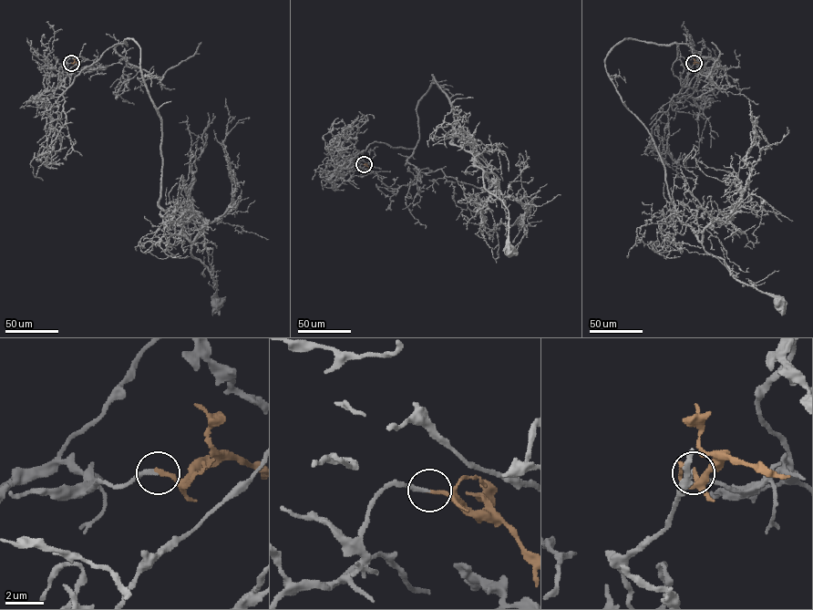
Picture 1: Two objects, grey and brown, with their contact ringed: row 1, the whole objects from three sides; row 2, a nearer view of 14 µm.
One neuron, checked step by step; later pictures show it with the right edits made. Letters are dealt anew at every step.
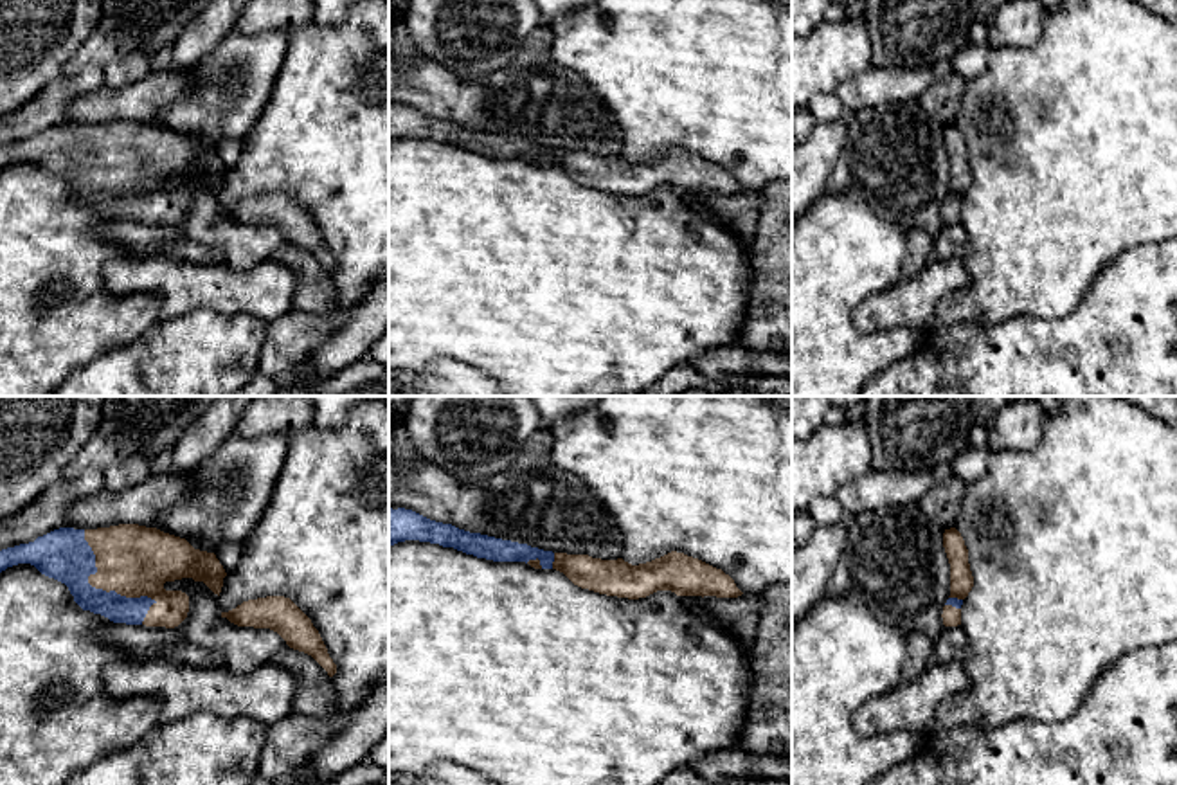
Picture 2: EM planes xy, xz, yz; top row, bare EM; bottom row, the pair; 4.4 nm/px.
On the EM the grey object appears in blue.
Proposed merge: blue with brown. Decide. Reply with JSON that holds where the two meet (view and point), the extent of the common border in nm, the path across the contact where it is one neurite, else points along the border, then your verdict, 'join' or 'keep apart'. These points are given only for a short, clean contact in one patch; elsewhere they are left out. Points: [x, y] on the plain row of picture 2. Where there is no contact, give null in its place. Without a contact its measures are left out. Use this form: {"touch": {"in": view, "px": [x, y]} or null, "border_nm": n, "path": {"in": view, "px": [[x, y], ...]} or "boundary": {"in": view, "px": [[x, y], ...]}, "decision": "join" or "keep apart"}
{"touch": {"in": "xy", "px": [105, 188]}, "border_nm": 500, "path": {"in": "xy", "px": [[63, 150], [92, 182], [105, 188], [134, 157]]}, "decision": "join"}

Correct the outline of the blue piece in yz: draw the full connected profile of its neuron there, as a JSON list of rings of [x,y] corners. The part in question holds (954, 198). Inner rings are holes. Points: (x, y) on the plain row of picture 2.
[[[956,124],[945,126],[943,144],[950,160],[950,193],[943,203],[943,221],[961,221],[963,196],[974,184],[974,173],[968,160],[968,146],[961,130]]]

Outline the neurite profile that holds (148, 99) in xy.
[[[158,70],[122,88],[101,86],[76,97],[65,113],[63,124],[97,126],[119,121],[155,124],[187,94],[196,76],[178,70]]]

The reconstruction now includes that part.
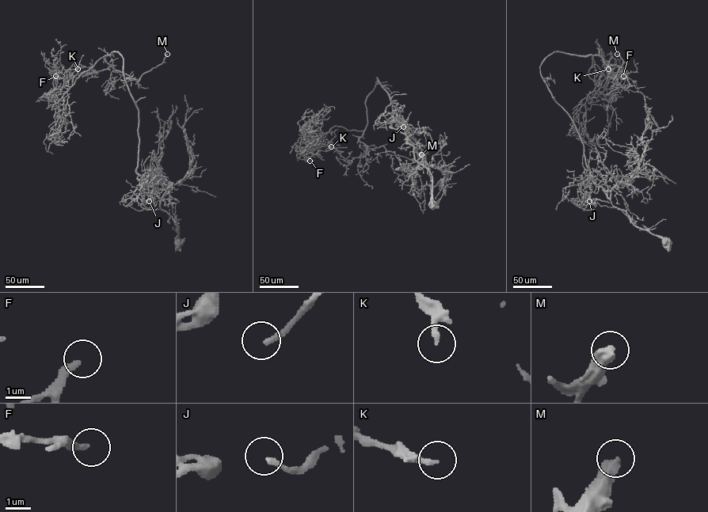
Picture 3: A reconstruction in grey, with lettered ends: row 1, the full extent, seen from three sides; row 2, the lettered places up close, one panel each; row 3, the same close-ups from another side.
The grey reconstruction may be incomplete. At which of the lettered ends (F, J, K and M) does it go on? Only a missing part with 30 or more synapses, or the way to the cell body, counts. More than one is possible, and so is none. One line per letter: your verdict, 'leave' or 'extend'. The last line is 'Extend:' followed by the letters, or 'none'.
F: extend
J: extend
K: leave
M: extend
Extend: F, J, M

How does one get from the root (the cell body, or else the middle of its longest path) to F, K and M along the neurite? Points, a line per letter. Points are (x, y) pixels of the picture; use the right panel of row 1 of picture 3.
F: (665, 243), (595, 183), (540, 66), (554, 51), (593, 54), (596, 86), (610, 89), (623, 76)
K: (665, 243), (595, 183), (540, 66), (554, 51), (593, 54), (596, 86), (608, 69)
M: (665, 243), (595, 183), (576, 126), (540, 73), (554, 51), (598, 54), (614, 80), (617, 54)

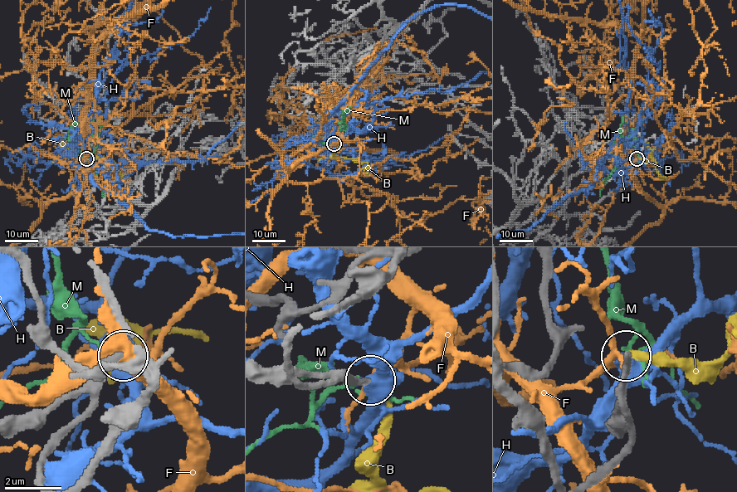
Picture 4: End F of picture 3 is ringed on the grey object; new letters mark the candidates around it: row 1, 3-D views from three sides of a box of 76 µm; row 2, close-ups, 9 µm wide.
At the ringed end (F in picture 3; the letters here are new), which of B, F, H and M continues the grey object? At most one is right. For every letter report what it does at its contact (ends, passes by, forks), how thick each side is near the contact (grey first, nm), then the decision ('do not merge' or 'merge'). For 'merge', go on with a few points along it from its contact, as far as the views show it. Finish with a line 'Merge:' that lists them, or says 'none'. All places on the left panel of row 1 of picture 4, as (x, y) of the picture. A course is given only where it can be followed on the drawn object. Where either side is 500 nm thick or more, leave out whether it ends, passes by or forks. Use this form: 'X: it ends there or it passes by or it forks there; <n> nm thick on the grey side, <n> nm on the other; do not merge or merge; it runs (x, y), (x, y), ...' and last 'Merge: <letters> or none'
B: it ends there; 260 nm thick on the grey side, 300 nm on the other; merge
F: it passes by; 280 nm thick on the grey side, 130 nm on the other; do not merge
H: it forks there; 280 nm thick on the grey side, 440 nm on the other; do not merge
M: it passes by; 280 nm thick on the grey side, 100 nm on the other; do not merge
Merge: B

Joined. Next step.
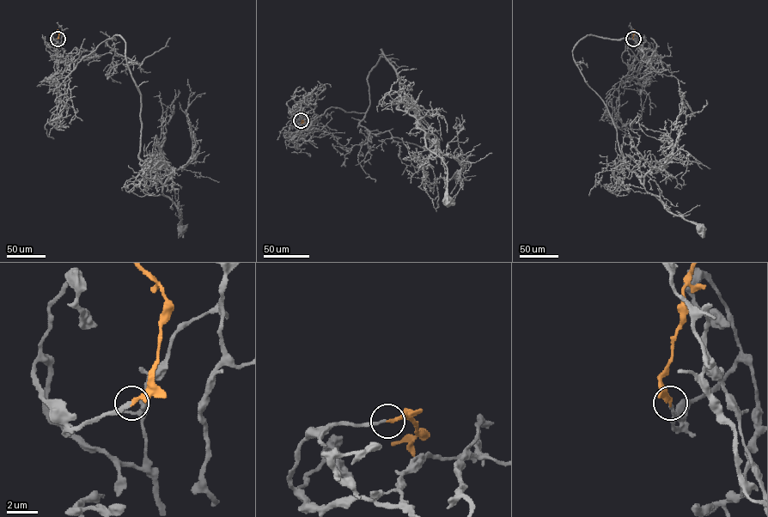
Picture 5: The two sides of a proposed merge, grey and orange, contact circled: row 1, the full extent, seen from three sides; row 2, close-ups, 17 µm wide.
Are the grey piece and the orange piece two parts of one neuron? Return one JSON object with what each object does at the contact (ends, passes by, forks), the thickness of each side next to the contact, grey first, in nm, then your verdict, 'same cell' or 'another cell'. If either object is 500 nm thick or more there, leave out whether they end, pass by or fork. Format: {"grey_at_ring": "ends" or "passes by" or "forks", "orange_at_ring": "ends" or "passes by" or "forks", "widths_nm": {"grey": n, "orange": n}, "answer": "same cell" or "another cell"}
{"grey_at_ring": "ends", "orange_at_ring": "ends", "widths_nm": {"grey": 200, "orange": 240}, "answer": "another cell"}

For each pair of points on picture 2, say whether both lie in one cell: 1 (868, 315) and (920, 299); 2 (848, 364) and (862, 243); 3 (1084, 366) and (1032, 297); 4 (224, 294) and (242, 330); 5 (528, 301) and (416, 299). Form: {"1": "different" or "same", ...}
{"1": "same", "2": "same", "3": "different", "4": "different", "5": "same"}

